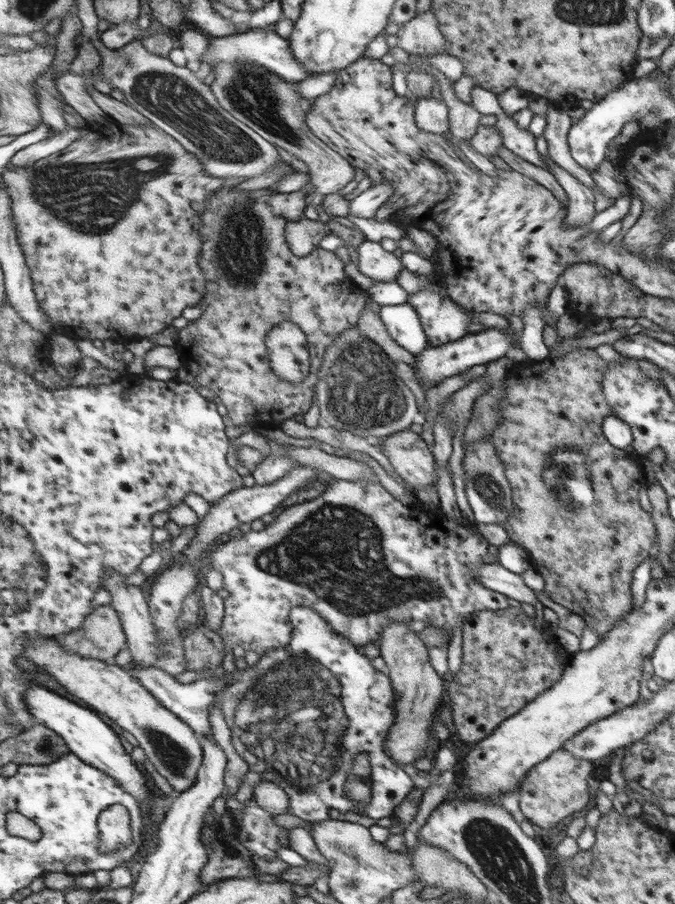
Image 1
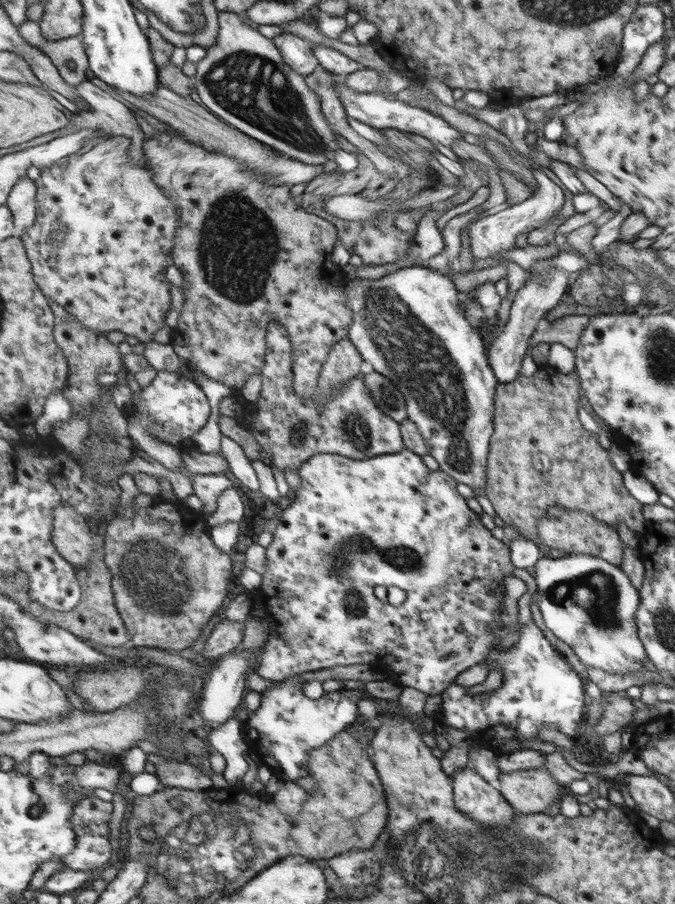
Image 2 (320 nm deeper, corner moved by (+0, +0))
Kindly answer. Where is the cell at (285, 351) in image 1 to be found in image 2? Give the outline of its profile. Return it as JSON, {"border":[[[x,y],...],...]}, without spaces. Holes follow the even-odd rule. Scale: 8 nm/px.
{"border":[[[274,321],[268,328],[268,350],[266,366],[262,368],[261,397],[256,404],[242,402],[242,414],[256,414],[248,425],[257,442],[270,454],[272,464],[282,471],[288,468],[300,469],[305,462],[317,454],[341,454],[353,459],[369,459],[381,454],[394,454],[405,448],[398,422],[385,413],[376,403],[376,399],[367,385],[364,374],[352,377],[323,407],[311,399],[302,398],[294,390],[294,348],[288,337],[288,330],[281,322]]]}

